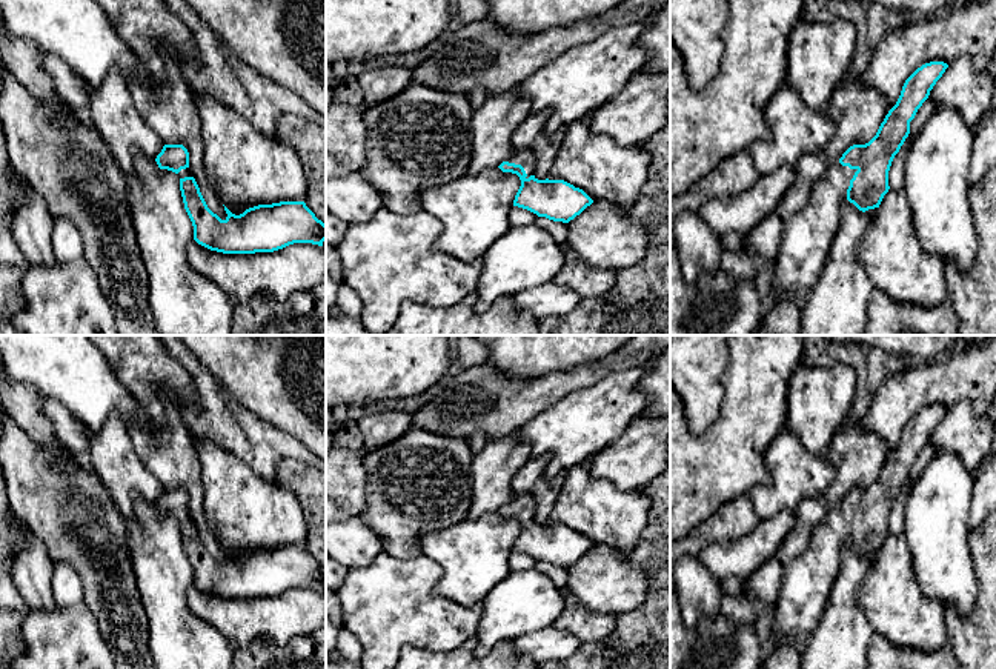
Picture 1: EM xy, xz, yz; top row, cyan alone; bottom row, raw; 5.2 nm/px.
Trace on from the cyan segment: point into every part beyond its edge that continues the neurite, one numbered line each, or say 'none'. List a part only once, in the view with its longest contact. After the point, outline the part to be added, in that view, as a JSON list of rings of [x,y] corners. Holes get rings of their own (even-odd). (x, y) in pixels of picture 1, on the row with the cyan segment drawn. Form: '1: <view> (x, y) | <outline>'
1: yz (807, 237) | [[[836,161],[813,186],[808,201],[787,220],[773,265],[773,298],[818,285],[842,223],[842,201],[858,169]]]

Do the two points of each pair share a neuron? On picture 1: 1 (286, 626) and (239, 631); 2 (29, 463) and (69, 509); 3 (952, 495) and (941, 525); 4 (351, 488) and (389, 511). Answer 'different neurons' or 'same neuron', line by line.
1: same neuron
2: same neuron
3: same neuron
4: different neurons

